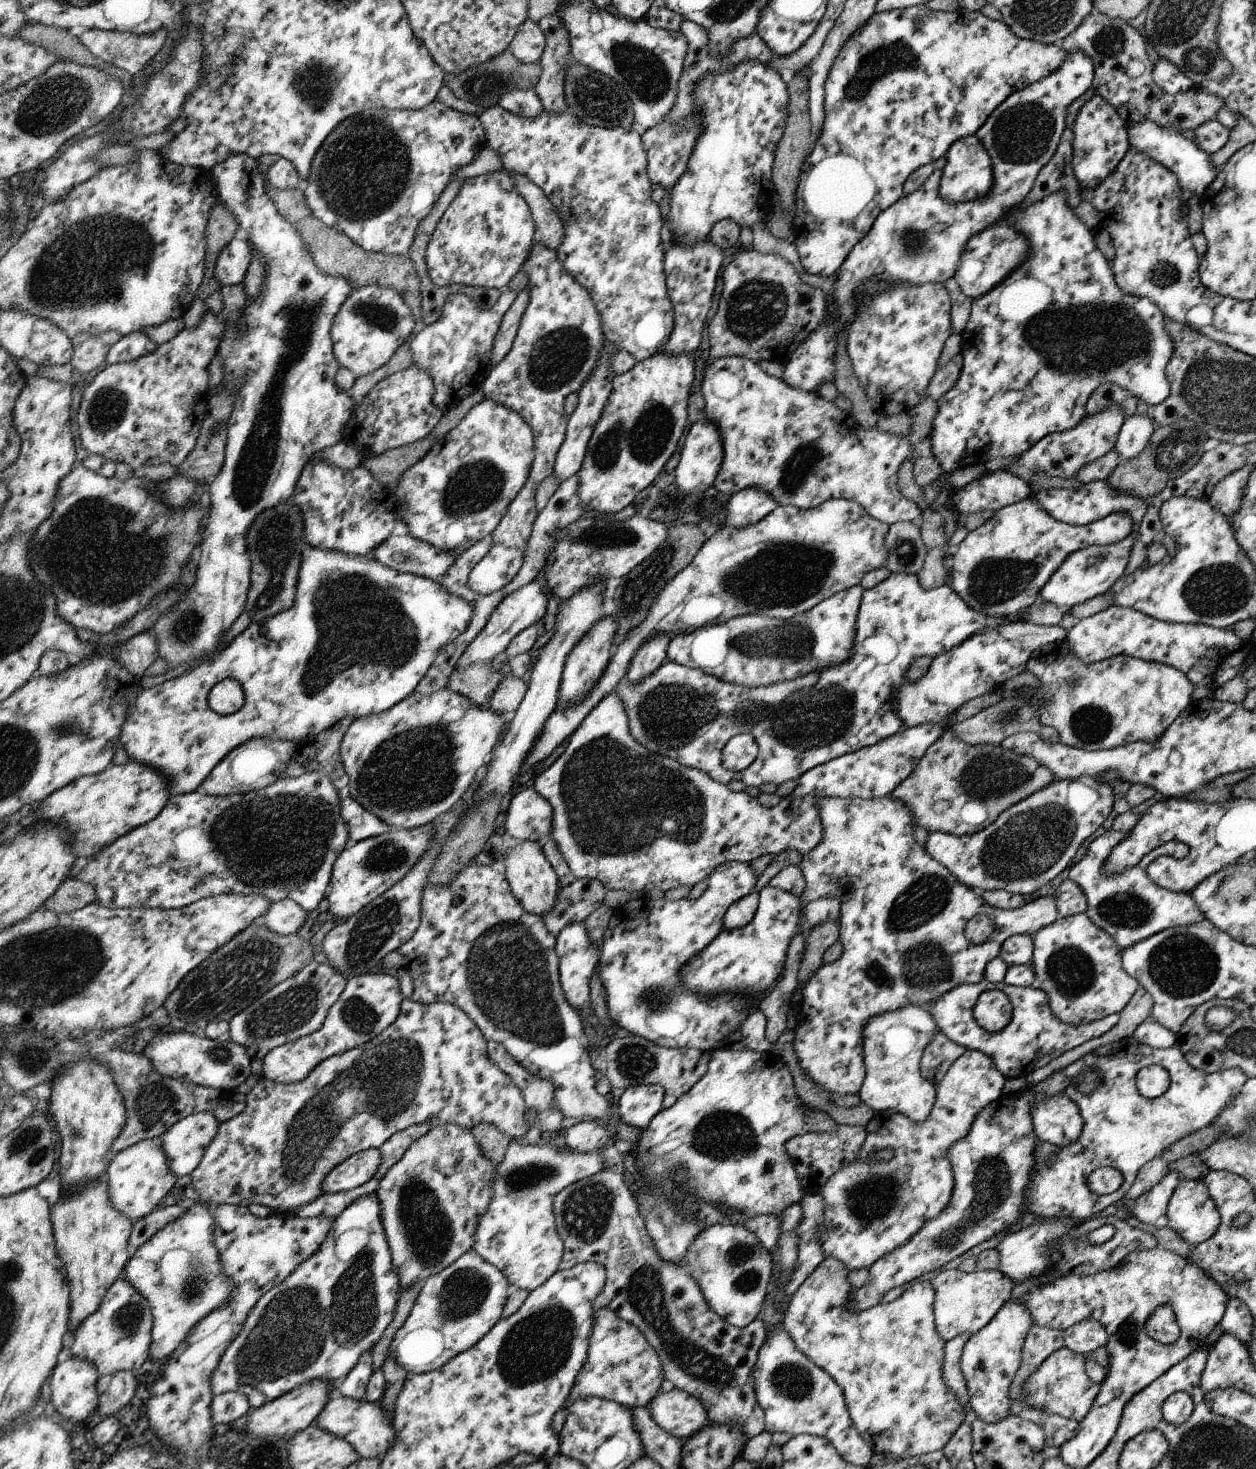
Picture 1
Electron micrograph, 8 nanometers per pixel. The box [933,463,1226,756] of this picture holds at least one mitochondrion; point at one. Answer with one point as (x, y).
(998, 578)

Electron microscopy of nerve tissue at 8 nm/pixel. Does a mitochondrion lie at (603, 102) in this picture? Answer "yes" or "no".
yes

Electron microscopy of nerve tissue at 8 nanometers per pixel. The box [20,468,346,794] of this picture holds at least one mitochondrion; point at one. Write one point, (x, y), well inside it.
(85, 517)

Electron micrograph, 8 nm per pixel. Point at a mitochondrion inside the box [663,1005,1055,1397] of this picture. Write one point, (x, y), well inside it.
(992, 1182)

